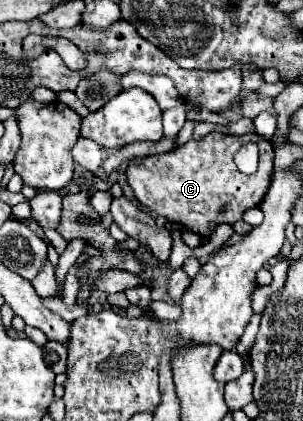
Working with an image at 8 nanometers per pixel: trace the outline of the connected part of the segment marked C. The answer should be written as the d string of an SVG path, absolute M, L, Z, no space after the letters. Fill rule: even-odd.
M210 133L198 141L192 139L170 153L132 159L126 169L128 183L144 207L202 237L208 237L218 223L234 223L246 209L260 205L270 187L272 173L274 147L268 139L256 133L240 137ZM250 141L254 141L260 149L260 165L254 175L244 175L234 165L234 153Z

